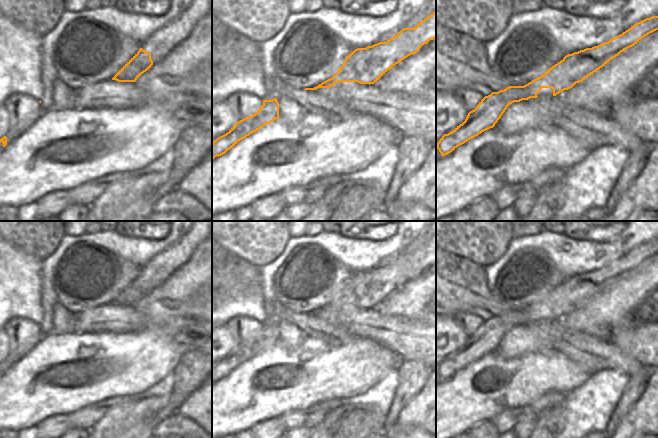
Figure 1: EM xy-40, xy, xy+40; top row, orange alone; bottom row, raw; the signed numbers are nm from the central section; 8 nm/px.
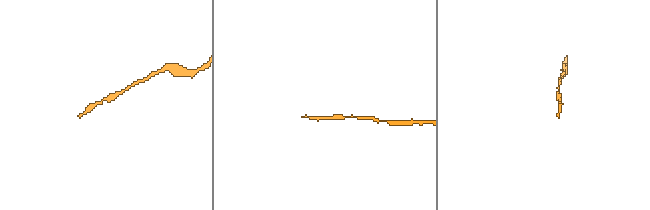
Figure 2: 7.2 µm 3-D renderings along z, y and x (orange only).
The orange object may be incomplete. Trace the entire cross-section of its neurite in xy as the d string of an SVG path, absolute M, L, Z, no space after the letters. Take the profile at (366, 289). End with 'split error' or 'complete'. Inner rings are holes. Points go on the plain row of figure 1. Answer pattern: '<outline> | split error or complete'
M436 235L419 246L414 252L404 252L396 260L386 266L379 266L366 272L357 272L345 283L343 289L335 299L314 312L304 314L316 314L318 312L330 312L338 306L358 306L360 308L374 308L388 294L412 278L416 278L420 272L430 264L436 262Z | complete

